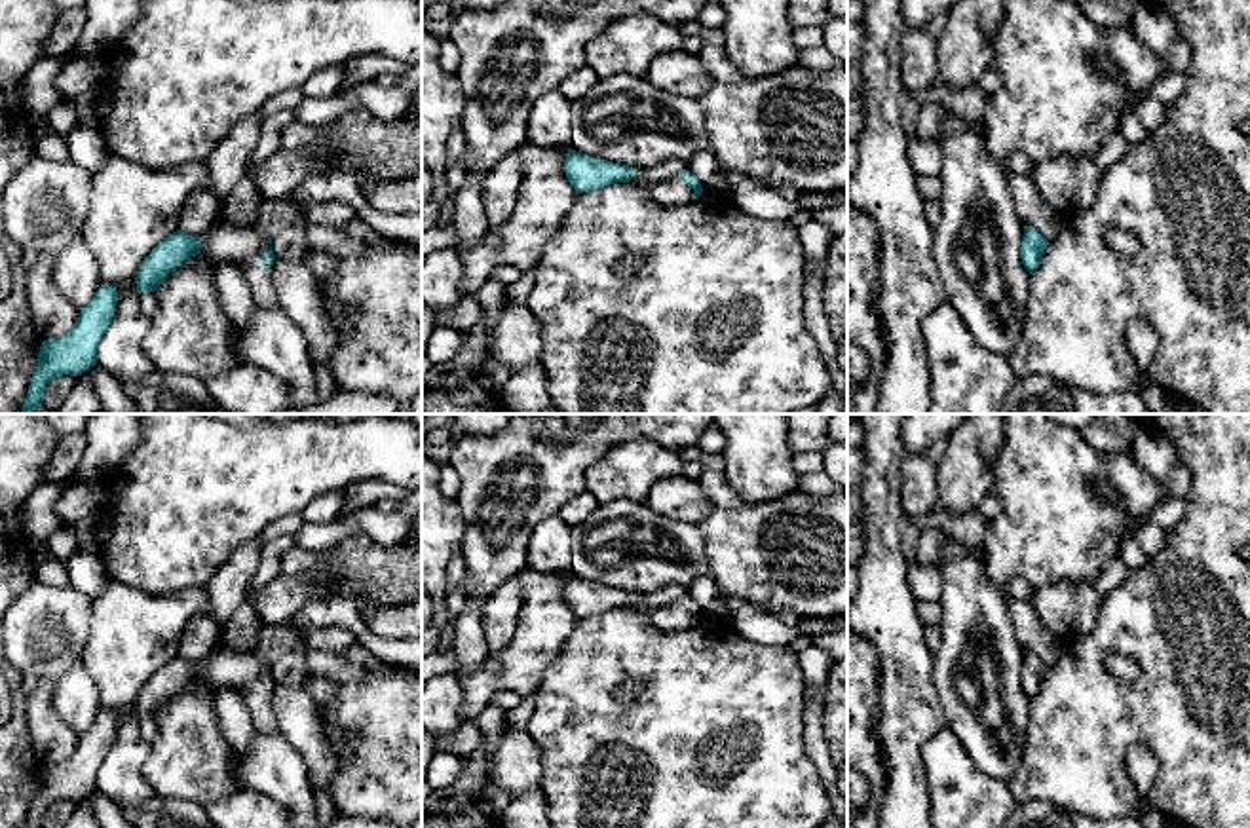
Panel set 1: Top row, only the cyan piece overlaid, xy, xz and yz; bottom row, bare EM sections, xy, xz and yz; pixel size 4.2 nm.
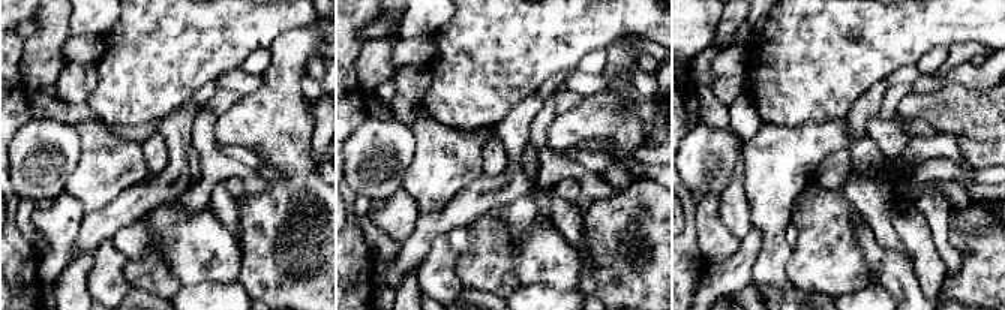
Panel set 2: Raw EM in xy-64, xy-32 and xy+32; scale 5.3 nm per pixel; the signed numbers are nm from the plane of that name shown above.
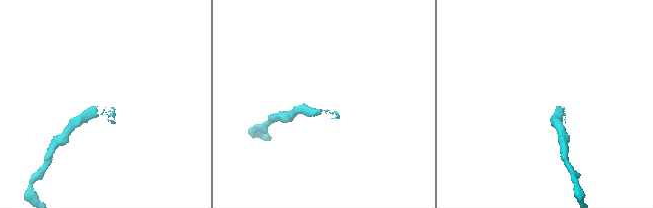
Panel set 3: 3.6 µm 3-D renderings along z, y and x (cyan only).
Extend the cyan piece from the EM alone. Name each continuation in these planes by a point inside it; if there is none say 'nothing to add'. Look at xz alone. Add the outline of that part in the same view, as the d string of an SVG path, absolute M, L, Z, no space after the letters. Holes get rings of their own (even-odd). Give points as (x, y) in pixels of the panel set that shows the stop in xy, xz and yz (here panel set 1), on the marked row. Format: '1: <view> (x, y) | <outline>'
1: xz (669, 192) | M638 169L629 182L642 186L646 194L661 205L684 205L695 198L695 190L680 177L663 182L652 182L648 179L648 171Z

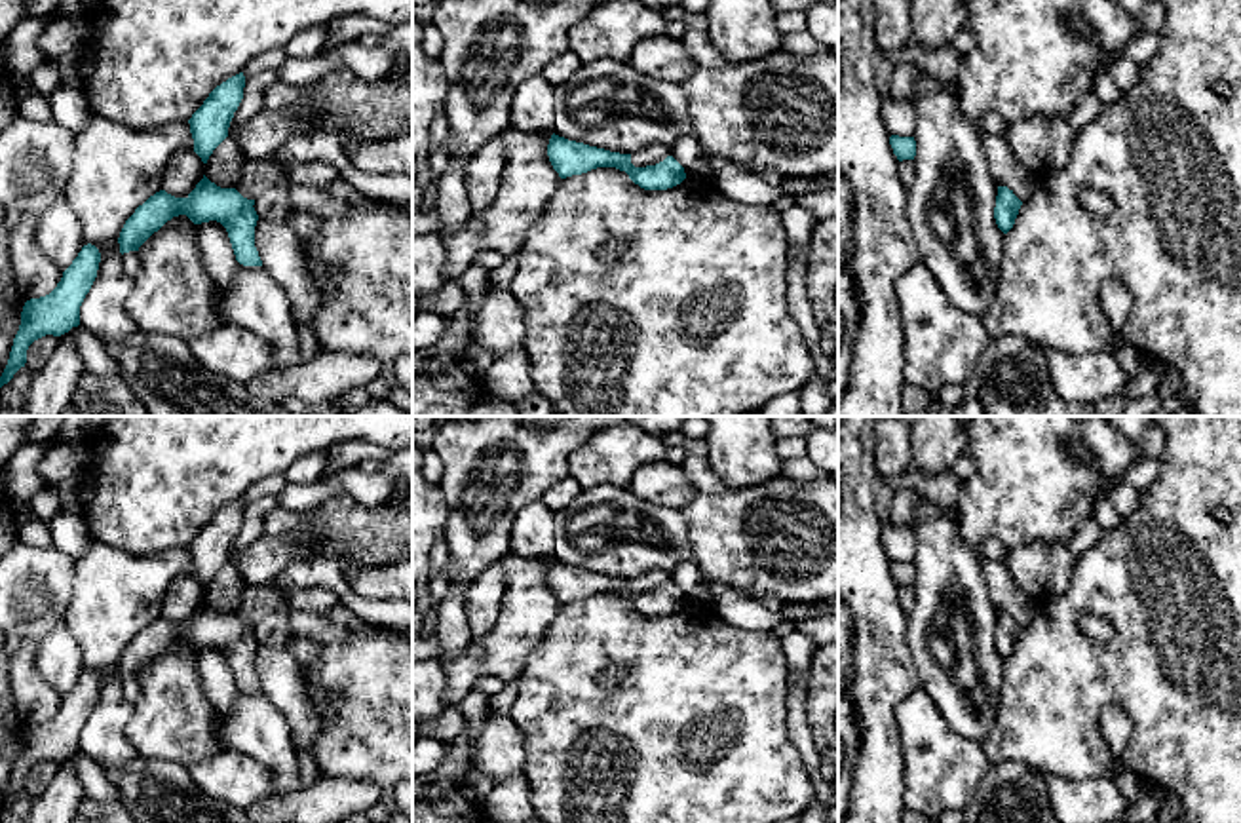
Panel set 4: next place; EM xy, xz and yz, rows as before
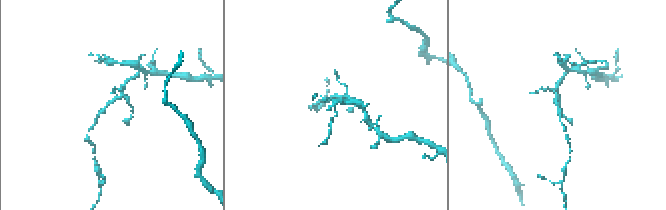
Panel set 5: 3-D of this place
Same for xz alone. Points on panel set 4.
nothing to add

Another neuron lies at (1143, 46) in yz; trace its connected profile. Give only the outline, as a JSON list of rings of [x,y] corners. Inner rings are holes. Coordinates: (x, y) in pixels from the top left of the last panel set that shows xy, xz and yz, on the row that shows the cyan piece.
[[[1140,32],[1125,44],[1125,57],[1136,65],[1144,65],[1161,48],[1161,32]]]

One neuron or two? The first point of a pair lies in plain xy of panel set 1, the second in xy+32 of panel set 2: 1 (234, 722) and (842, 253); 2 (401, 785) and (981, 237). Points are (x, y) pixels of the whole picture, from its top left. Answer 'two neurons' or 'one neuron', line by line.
1: two neurons
2: one neuron

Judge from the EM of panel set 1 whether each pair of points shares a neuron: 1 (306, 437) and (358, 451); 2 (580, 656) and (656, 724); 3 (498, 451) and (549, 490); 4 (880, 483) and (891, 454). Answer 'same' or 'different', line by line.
1: same
2: same
3: same
4: same

